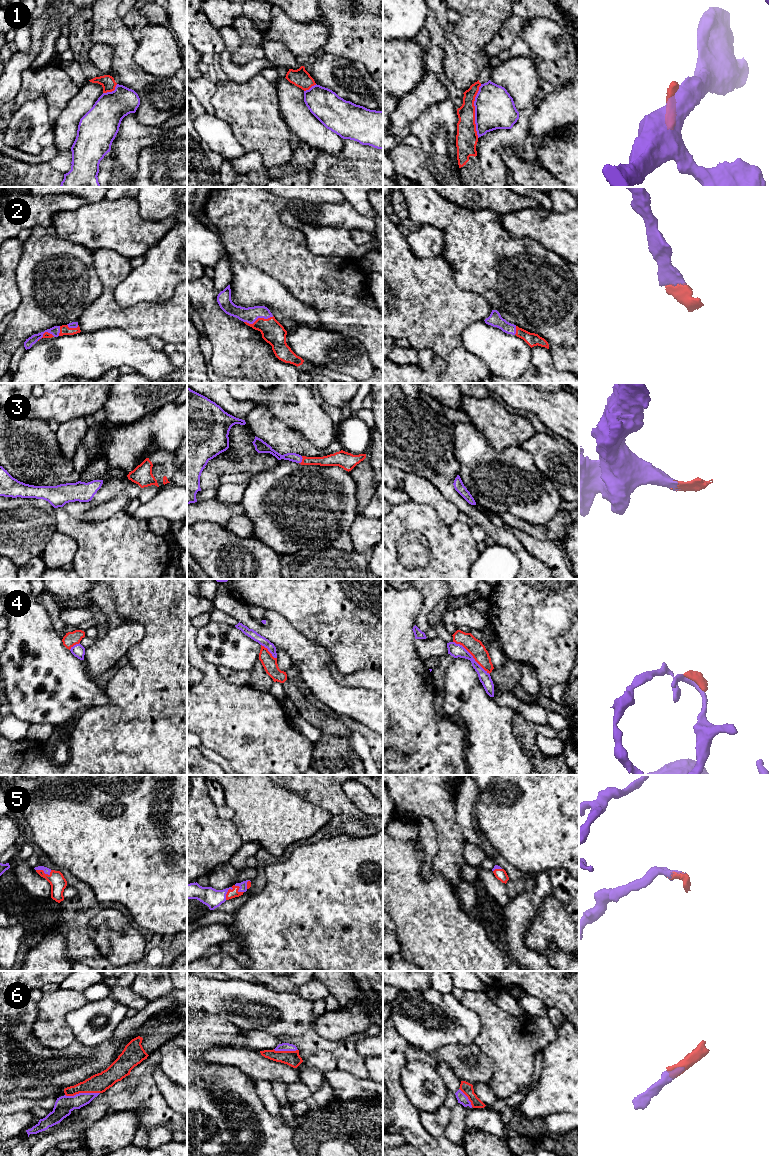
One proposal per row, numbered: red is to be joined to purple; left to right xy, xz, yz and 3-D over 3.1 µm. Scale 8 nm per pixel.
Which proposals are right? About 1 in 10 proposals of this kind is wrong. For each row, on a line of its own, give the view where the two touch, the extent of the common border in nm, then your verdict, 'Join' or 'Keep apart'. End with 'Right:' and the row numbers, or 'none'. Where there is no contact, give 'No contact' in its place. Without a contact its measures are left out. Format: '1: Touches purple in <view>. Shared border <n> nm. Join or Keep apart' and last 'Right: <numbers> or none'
1: Touches purple in yz. Shared border 440 nm. Keep apart
2: Touches purple in xz. Shared border 240 nm. Join
3: Touches purple in xz. Shared border 70 nm. Join
4: Touches purple in yz. Shared border 400 nm. Keep apart
5: Touches purple in xy. Shared border 130 nm. Join
6: Touches purple in xy. Shared border 280 nm. Join
Right: 2, 3, 5, 6

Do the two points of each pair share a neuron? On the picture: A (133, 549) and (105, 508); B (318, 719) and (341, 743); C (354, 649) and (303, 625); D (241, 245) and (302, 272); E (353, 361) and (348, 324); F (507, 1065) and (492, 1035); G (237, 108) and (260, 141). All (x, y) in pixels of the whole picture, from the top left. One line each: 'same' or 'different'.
A: different
B: same
C: same
D: same
E: different
F: same
G: same

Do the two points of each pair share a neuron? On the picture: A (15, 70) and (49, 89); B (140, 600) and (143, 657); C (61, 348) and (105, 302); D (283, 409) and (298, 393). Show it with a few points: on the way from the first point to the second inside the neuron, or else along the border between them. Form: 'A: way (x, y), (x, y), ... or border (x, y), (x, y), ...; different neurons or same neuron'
A: border (30, 67), (22, 73), (21, 88), (15, 96); different neurons
B: way (151, 614), (151, 643); same neuron
C: border (104, 327), (98, 330), (81, 332); different neurons
D: way (290, 409), (294, 409), (299, 404), (299, 400); same neuron

